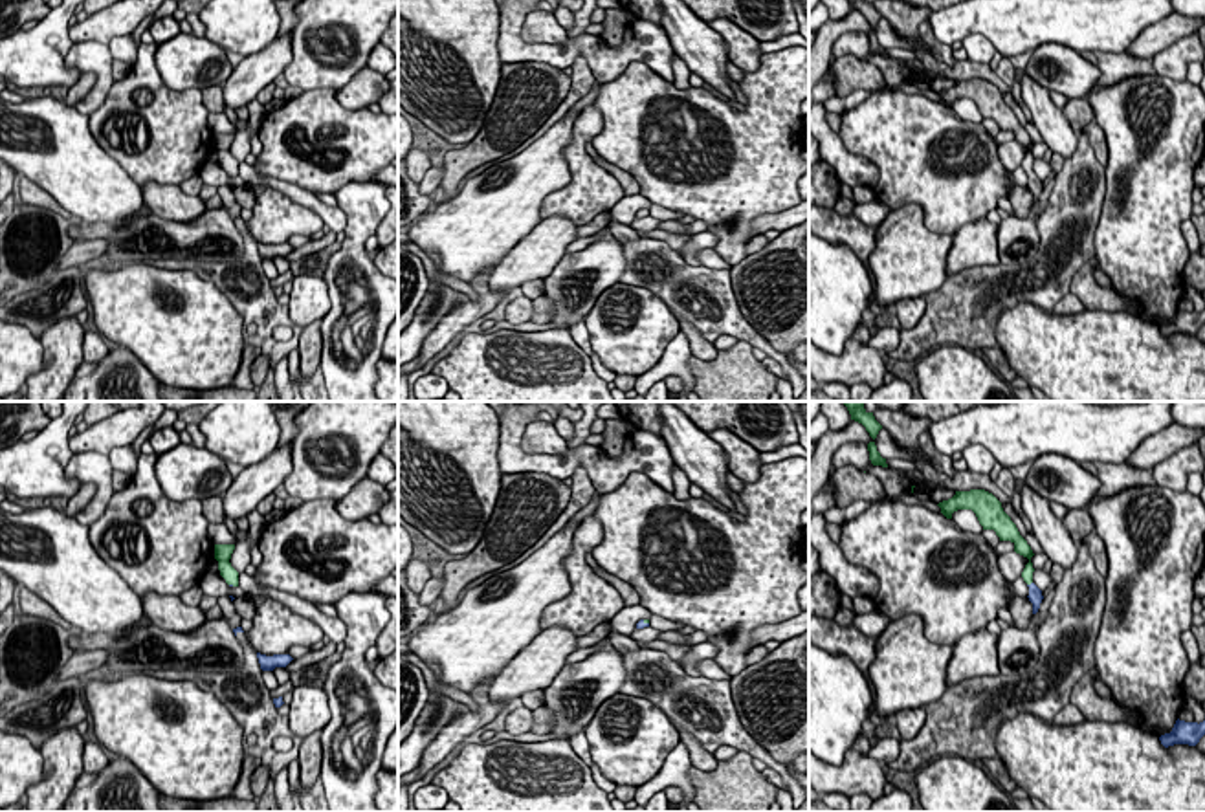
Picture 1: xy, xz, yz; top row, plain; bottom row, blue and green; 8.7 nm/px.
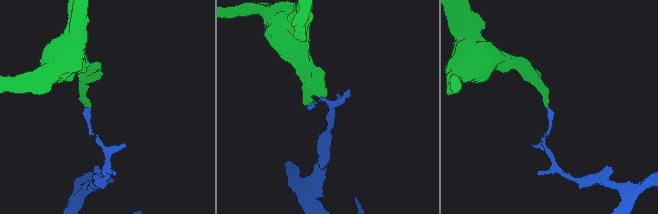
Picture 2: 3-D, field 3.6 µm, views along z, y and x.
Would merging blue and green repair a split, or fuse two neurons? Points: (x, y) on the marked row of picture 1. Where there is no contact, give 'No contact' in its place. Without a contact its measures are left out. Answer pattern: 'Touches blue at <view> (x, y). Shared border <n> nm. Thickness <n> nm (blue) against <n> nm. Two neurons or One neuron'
Touches blue at yz (1031, 583). Shared border 60 nm. Thickness 130 nm (blue) against 100 nm. Two neurons

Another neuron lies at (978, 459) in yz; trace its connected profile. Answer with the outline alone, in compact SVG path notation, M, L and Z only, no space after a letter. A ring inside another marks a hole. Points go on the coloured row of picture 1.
M968 445L963 451L967 469L972 473L989 475L996 464L994 455L983 445Z

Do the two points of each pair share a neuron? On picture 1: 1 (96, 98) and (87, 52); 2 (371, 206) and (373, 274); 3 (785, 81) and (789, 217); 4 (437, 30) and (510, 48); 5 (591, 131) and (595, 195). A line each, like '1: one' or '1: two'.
1: one
2: one
3: two
4: two
5: one

